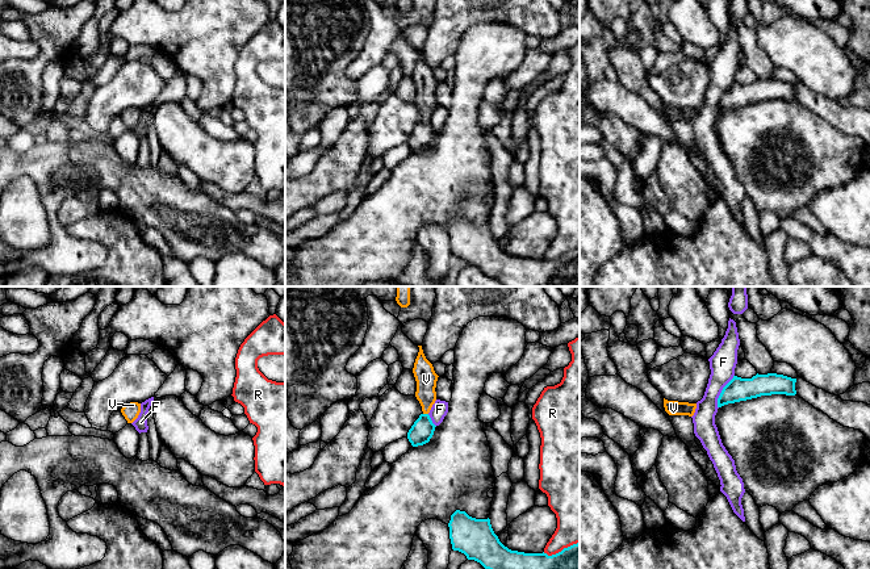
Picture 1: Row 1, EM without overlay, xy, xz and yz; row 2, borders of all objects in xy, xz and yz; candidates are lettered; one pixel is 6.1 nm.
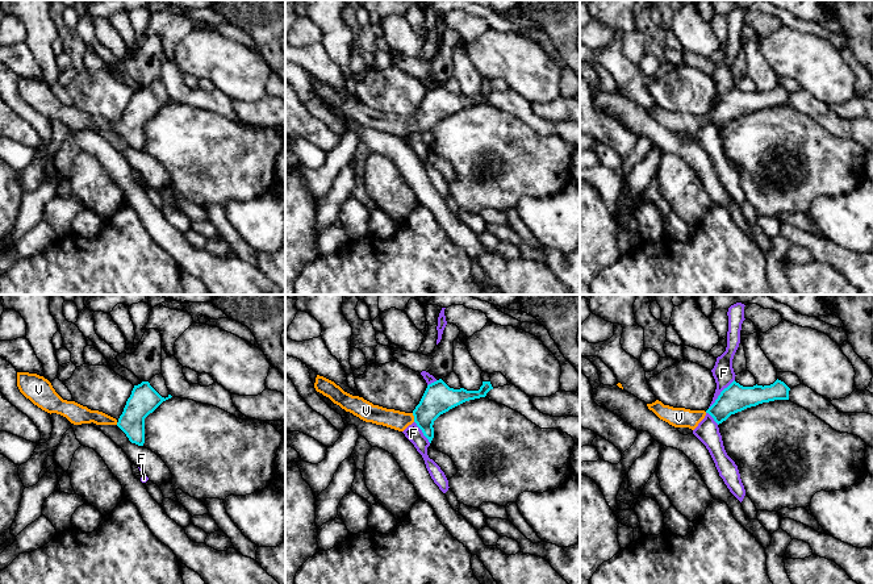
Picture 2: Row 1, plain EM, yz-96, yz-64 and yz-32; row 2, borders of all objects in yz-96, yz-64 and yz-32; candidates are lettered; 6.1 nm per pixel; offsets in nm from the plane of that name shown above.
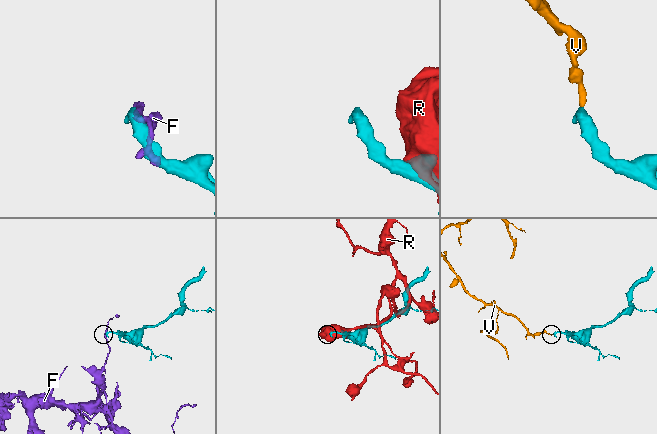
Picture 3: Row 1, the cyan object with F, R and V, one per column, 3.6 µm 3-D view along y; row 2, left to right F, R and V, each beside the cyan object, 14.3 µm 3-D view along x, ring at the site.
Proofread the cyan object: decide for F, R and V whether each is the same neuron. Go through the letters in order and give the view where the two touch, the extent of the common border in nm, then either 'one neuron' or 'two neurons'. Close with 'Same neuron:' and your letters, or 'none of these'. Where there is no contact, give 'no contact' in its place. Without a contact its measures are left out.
F: contact in yz; length 220 nm; two neurons
R: contact in xz; length 240 nm; two neurons
V: contact in xz; length 30 nm; one neuron
Same neuron: V

